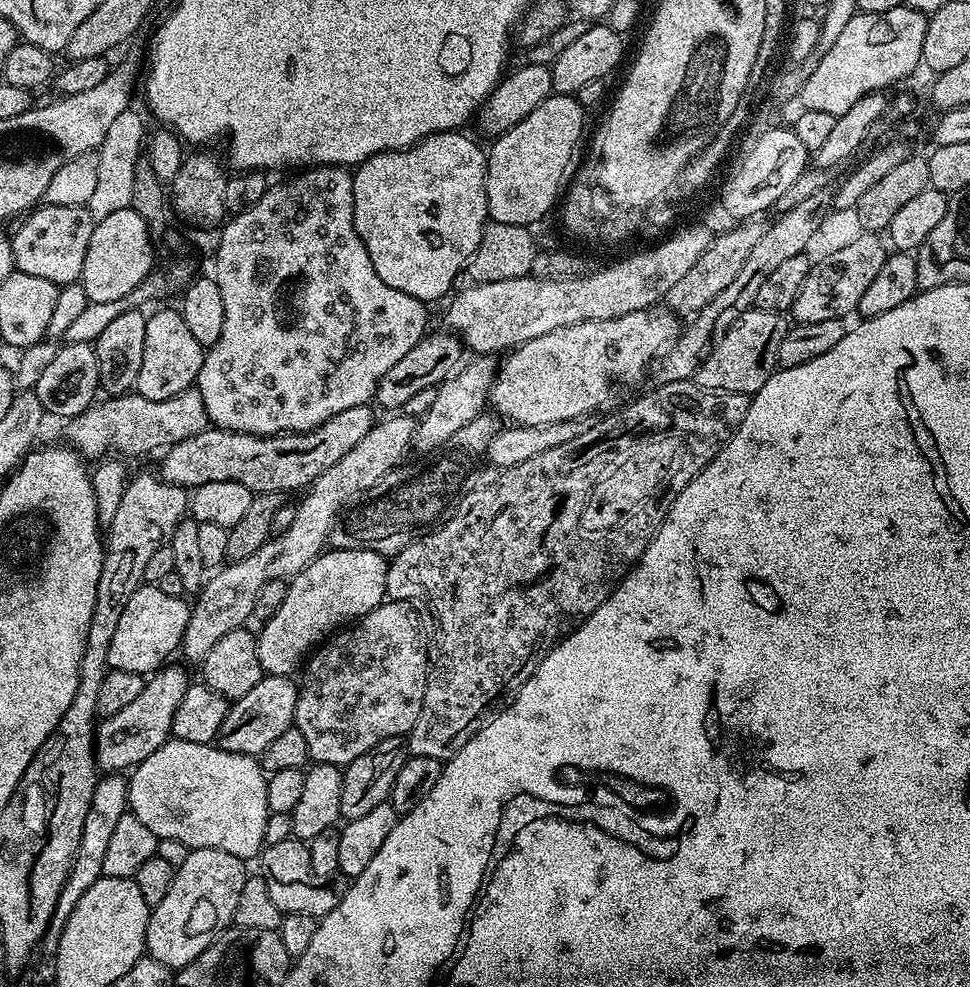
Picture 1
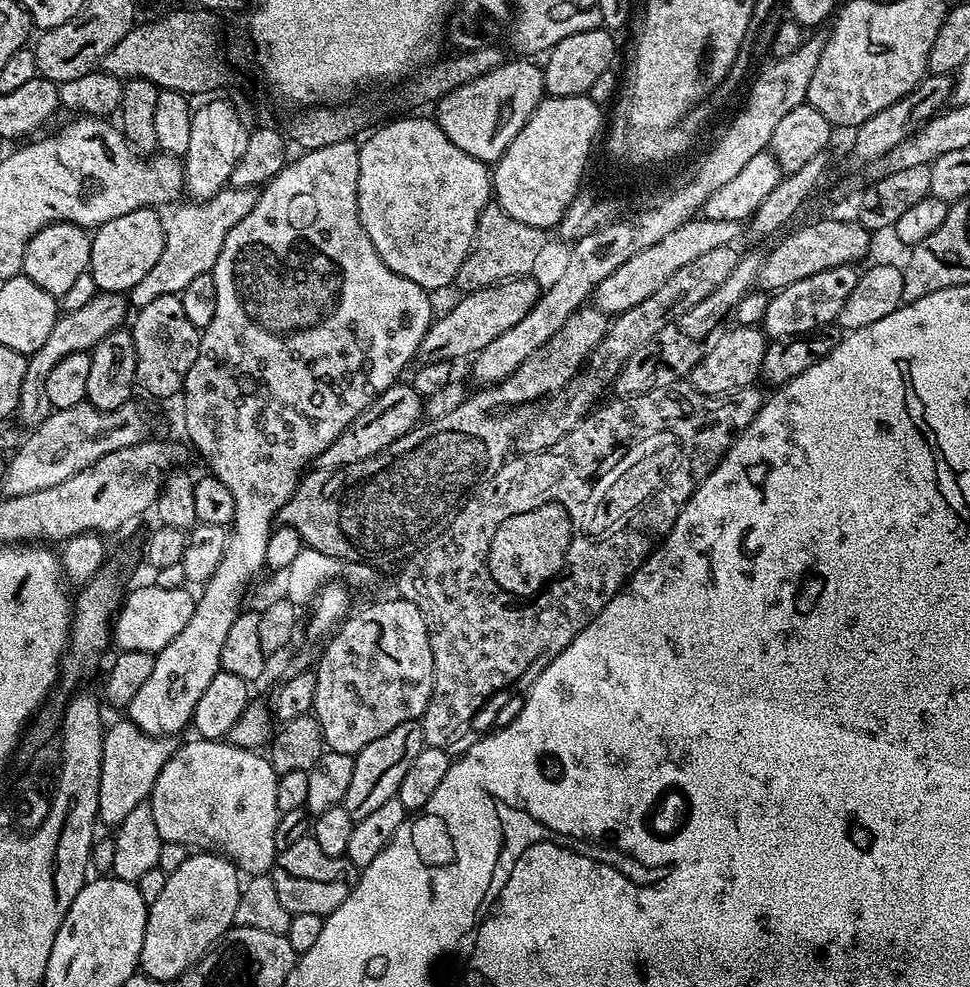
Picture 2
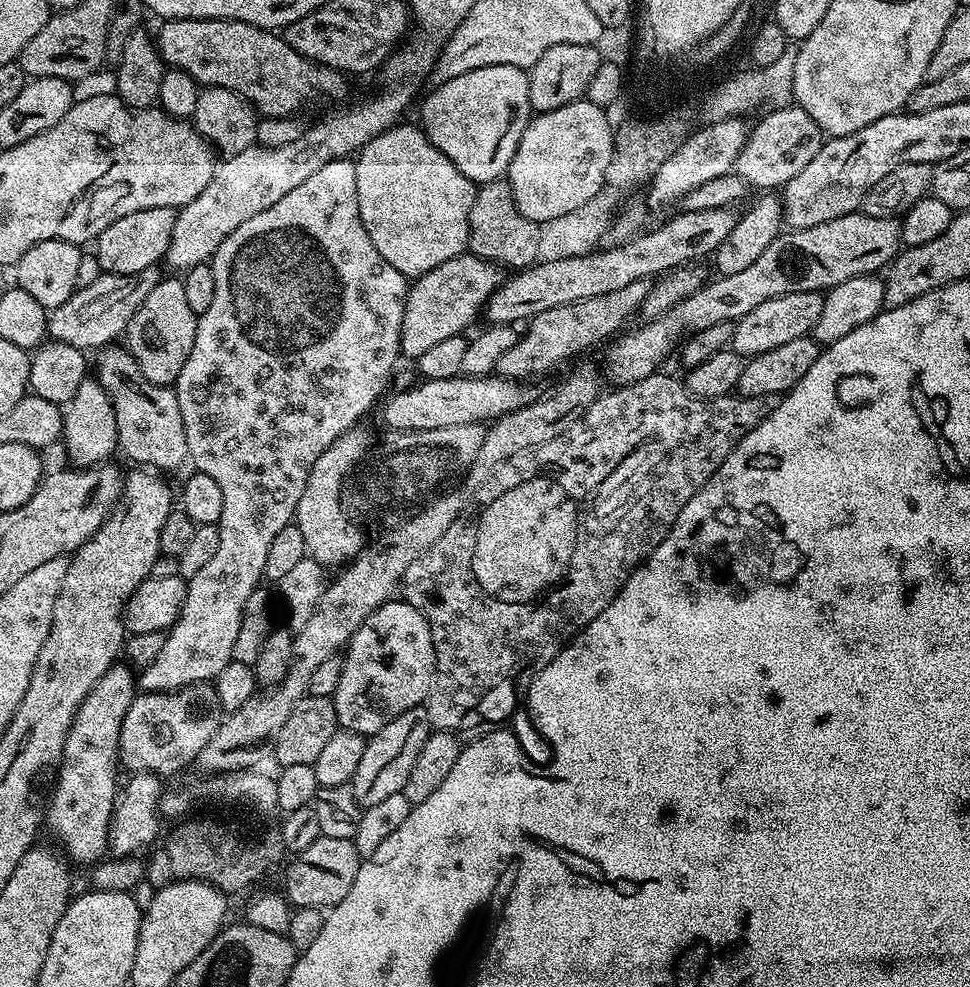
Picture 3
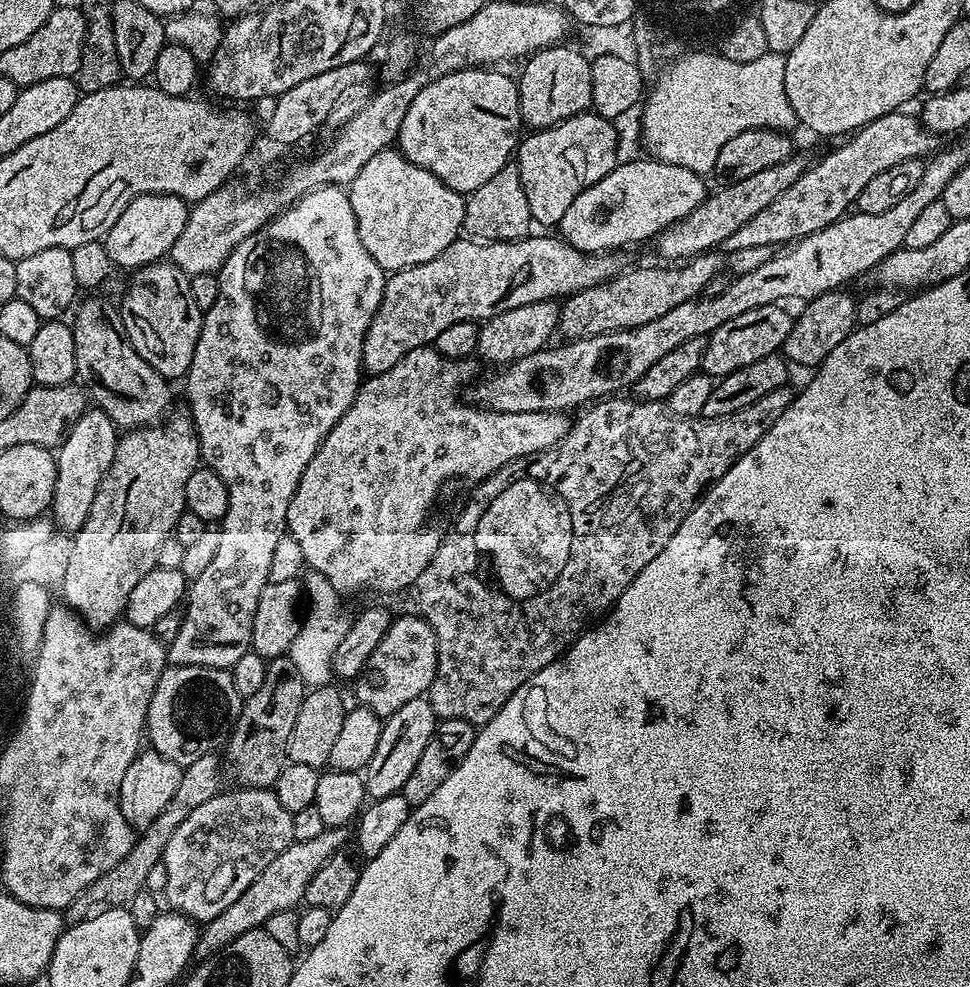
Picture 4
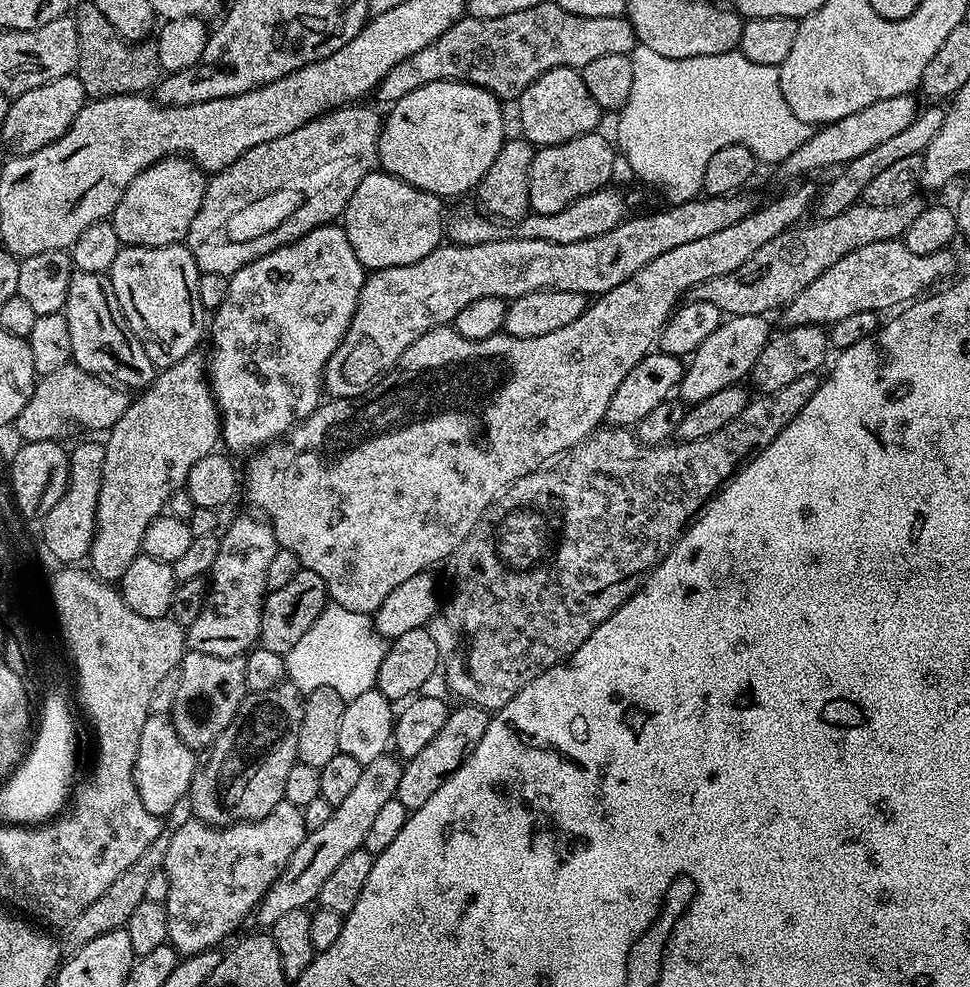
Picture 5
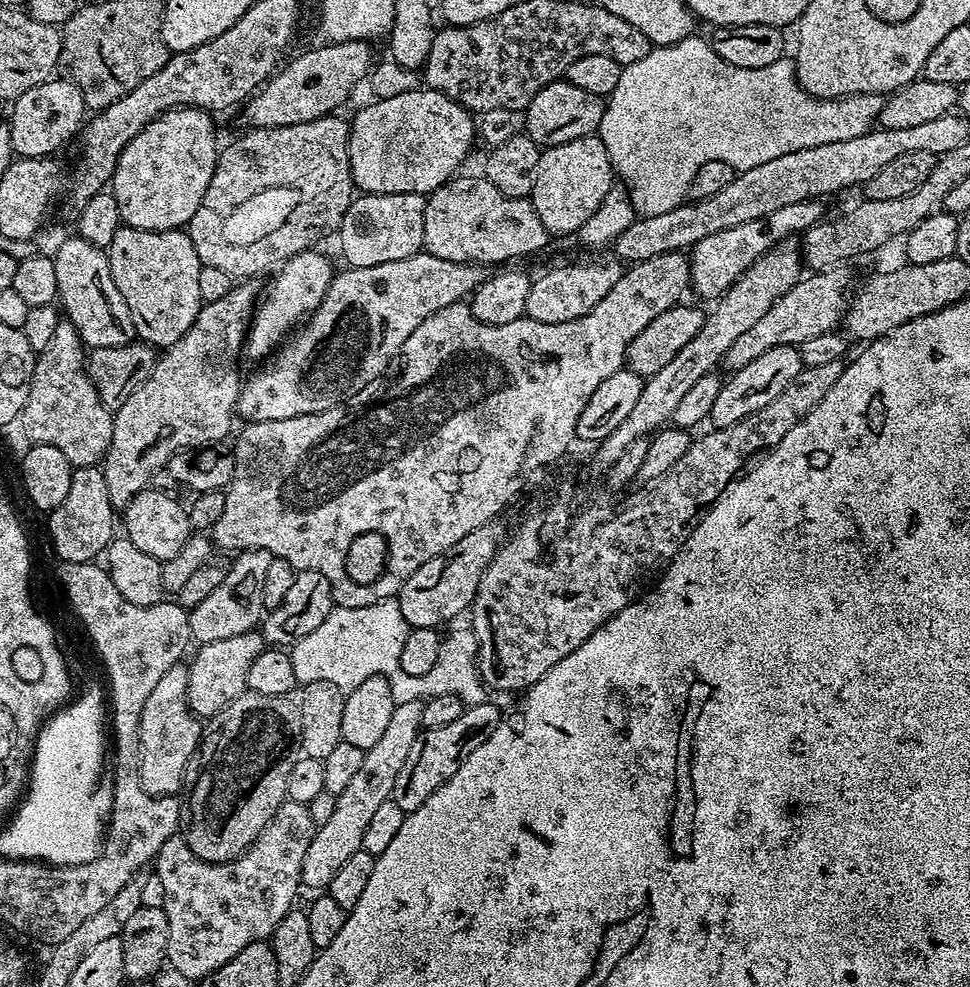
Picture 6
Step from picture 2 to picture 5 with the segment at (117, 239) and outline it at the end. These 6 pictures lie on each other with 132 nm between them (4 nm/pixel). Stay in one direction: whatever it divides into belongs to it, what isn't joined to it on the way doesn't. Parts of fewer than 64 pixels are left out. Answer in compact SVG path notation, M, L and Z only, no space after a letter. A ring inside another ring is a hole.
M168 157L152 164L122 194L118 206L112 211L111 221L114 226L114 234L118 234L121 245L130 246L170 246L187 241L190 222L194 222L194 214L202 206L204 189L206 187L206 174L201 171L191 160L183 157Z

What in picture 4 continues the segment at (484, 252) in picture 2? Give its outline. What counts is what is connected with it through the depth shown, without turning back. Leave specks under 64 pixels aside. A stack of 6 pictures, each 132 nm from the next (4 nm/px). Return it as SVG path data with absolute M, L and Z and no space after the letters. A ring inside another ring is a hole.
M509 162L494 174L478 190L467 193L464 202L464 232L473 240L485 242L510 242L522 240L533 231L530 202L526 202L526 190L522 190L522 174L514 162Z

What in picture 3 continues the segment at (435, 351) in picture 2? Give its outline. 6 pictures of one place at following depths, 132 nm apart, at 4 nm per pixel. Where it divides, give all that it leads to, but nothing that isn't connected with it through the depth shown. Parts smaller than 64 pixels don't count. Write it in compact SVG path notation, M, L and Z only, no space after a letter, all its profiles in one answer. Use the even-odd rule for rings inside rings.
M732 208L680 211L654 230L644 232L625 244L609 247L606 252L596 250L586 256L557 261L540 260L530 268L519 269L509 275L500 289L488 299L487 323L492 326L516 326L519 320L531 322L538 314L542 314L542 310L554 310L554 306L566 306L575 300L610 294L610 290L622 290L622 286L630 286L630 282L635 280L651 281L671 272L673 268L700 262L703 256L711 257L716 248L726 242L726 234L730 234L736 225L737 213Z

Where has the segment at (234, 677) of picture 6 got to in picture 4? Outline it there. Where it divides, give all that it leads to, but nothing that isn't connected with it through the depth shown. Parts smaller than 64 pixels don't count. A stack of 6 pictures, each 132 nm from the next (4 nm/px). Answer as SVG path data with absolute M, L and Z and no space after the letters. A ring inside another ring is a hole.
M182 666L165 668L150 698L146 740L151 751L170 758L170 762L187 766L198 758L223 749L244 708L245 697L238 694L234 678L227 668Z

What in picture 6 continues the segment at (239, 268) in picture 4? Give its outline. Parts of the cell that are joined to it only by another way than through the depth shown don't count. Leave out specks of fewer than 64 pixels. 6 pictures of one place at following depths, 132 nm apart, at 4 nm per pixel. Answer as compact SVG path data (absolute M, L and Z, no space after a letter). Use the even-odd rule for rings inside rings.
M320 250L303 252L281 264L271 277L273 280L268 293L265 296L263 293L262 299L255 305L246 337L246 356L256 360L255 362L271 357L284 343L289 333L299 328L319 306L326 290L332 284L333 275L334 267L332 268L331 262L320 253ZM250 548L241 551L237 556L240 557L229 563L226 578L222 578L222 582L218 586L214 586L212 593L189 611L188 621L190 622L193 641L209 644L210 642L218 642L222 638L234 638L234 634L246 634L253 631L261 623L266 612L262 602L262 590L266 587L266 573L270 570L270 562L273 560L273 556L264 548Z

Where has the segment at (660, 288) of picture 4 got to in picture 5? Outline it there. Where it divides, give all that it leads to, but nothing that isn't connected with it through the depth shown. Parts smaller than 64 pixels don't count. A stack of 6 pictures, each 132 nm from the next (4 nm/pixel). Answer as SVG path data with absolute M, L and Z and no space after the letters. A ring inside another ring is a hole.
M911 196L906 202L898 202L898 206L870 206L857 202L842 210L842 214L834 214L834 218L816 218L813 224L804 222L795 228L787 228L778 234L778 238L766 242L762 250L746 258L738 270L718 274L718 278L706 278L706 282L691 288L687 299L712 303L720 313L728 316L764 316L771 308L779 309L794 299L818 278L818 274L830 270L830 266L851 251L874 242L901 239L906 226L910 226L926 207L922 196Z

